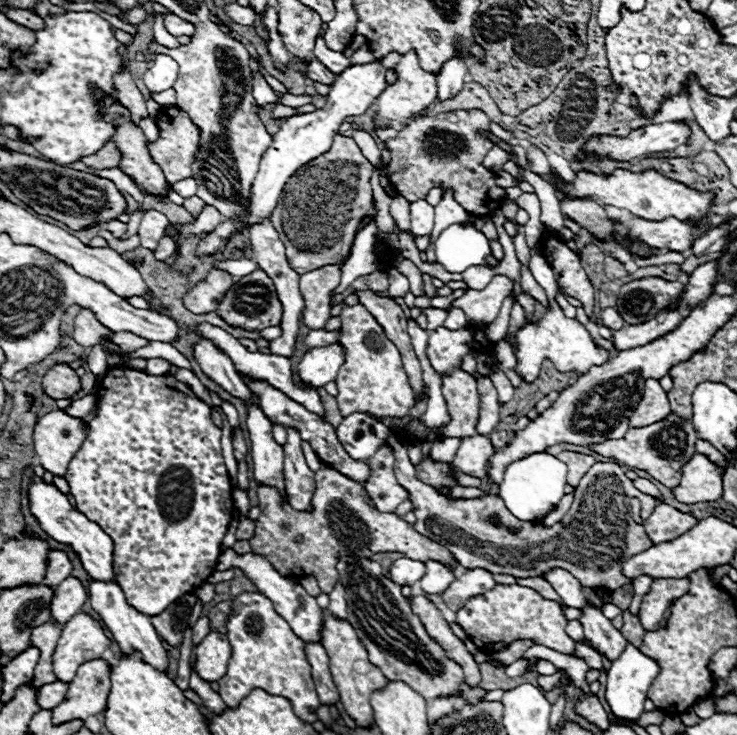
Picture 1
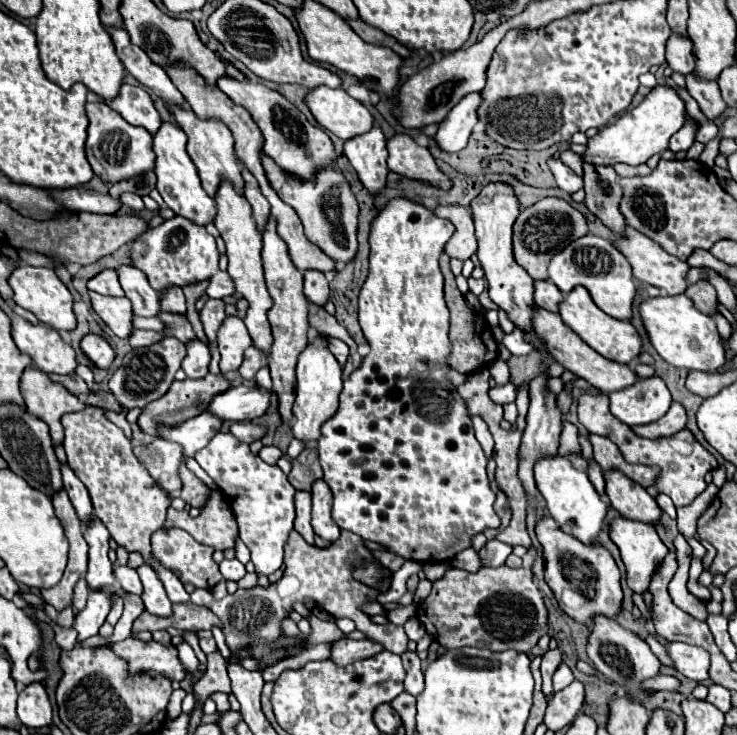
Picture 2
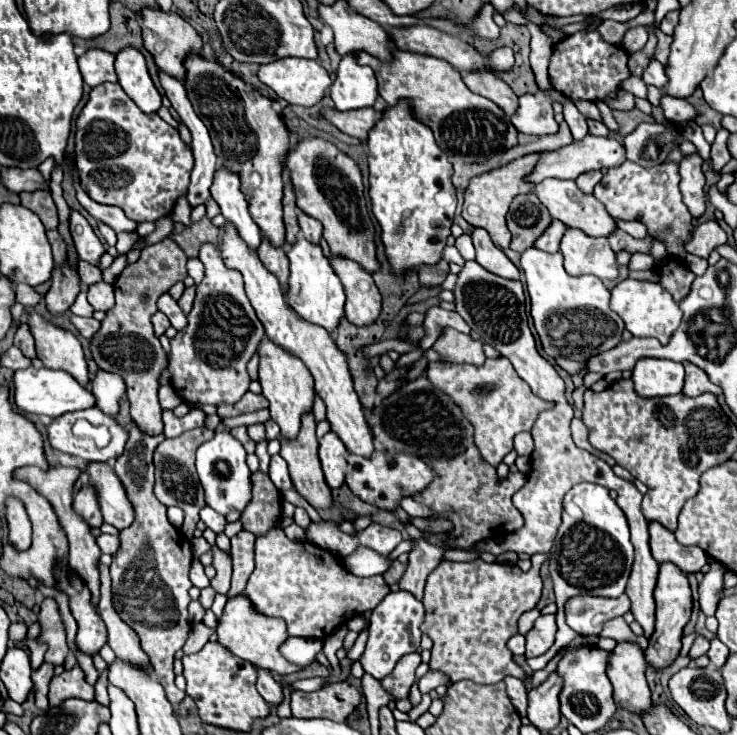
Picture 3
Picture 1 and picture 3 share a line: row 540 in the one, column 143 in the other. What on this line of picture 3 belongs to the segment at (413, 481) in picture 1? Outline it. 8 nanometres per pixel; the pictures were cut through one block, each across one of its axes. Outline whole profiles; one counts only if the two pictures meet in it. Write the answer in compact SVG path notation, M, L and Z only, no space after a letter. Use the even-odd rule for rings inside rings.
M136 426L130 428L130 438L126 442L124 454L116 460L114 470L120 478L132 508L136 510L136 522L130 528L120 532L120 548L114 554L110 574L112 574L112 592L114 608L120 618L134 628L140 638L142 650L148 654L150 664L158 676L158 682L164 686L172 706L178 706L186 694L174 684L174 654L182 650L186 642L186 630L190 634L188 620L188 590L192 586L188 572L192 564L192 546L184 534L174 528L166 518L166 506L154 496L154 464L152 454L164 436L146 436Z

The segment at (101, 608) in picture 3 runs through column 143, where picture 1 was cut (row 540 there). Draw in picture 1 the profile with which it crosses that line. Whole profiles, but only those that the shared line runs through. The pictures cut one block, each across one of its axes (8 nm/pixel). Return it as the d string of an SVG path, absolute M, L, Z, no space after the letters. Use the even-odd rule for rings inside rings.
M658 504L650 514L650 518L644 520L644 530L652 544L662 544L678 538L680 534L690 530L690 526L694 526L696 522L698 520L690 514L682 514L668 504Z

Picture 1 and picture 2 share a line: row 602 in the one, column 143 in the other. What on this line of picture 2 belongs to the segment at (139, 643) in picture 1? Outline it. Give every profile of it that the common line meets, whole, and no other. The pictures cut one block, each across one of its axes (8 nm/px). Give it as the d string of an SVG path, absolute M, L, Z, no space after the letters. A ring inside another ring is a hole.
M124 84L120 88L120 96L110 102L110 108L116 110L128 124L140 126L140 128L148 130L152 136L158 132L158 128L162 124L150 96L138 86Z

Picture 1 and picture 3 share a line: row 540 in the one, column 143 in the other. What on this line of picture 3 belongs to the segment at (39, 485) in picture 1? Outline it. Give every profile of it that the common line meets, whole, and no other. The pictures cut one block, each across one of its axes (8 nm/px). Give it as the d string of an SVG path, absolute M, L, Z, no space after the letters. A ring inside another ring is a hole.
M124 48L116 56L116 72L118 72L118 84L144 114L156 114L160 110L162 96L158 94L148 74L146 60L138 50Z

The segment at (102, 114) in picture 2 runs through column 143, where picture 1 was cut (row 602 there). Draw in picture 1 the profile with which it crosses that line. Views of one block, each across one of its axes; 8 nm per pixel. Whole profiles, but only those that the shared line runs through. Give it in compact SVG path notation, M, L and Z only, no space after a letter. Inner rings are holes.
M116 366L116 368L110 368L100 382L100 390L98 390L98 398L96 398L96 418L88 422L88 434L86 434L78 454L74 454L74 458L72 458L72 462L66 470L66 480L70 484L70 492L74 496L74 506L78 510L82 510L82 514L86 514L86 518L90 522L96 522L112 538L116 582L122 588L122 592L126 594L126 600L130 602L130 606L134 606L138 612L142 612L146 616L162 614L182 594L194 592L216 570L218 556L222 552L222 538L226 536L228 524L232 522L232 510L234 510L232 496L230 496L232 482L230 482L226 466L224 466L220 436L222 436L222 432L212 422L208 404L204 404L200 398L196 398L188 384L176 380L170 374L150 376L150 374L140 372L140 370L130 370L126 366Z

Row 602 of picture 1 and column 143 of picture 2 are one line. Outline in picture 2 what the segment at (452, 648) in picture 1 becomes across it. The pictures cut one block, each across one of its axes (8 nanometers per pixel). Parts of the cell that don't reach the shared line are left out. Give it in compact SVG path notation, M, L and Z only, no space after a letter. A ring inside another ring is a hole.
M208 374L200 380L190 380L186 378L184 382L172 382L168 394L164 394L164 398L158 398L156 402L148 404L142 414L138 416L138 426L144 434L150 434L150 436L158 436L158 426L178 426L198 414L202 414L206 410L206 406L210 404L212 396L220 394L220 392L226 392L230 388L230 380L222 374Z

